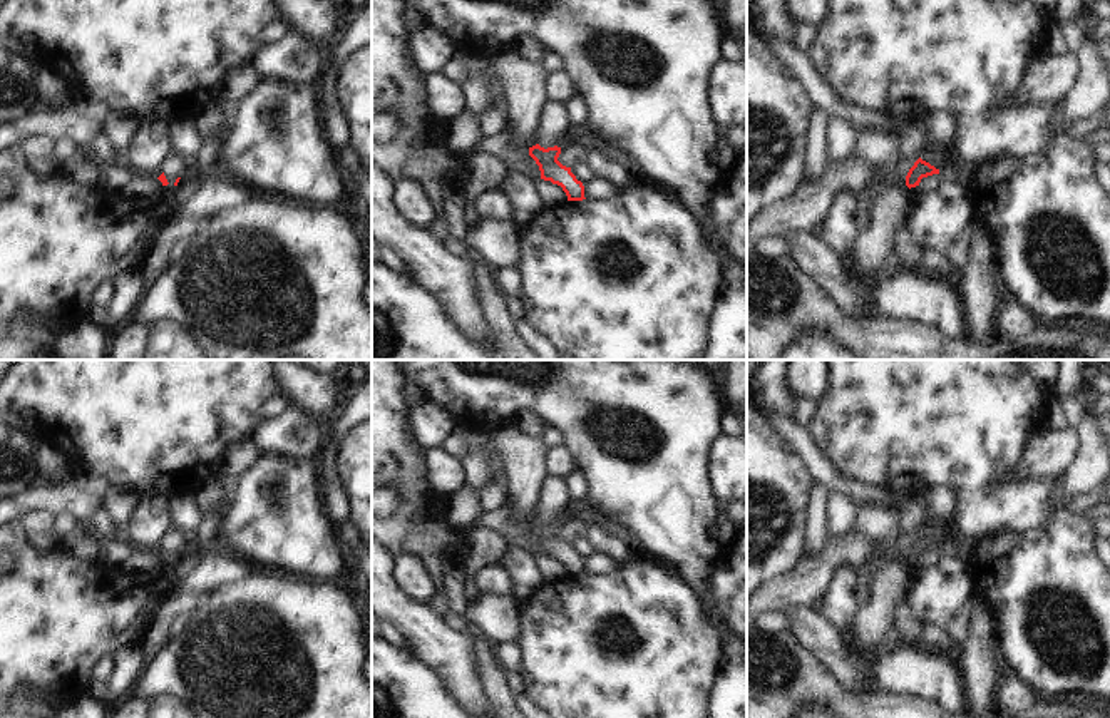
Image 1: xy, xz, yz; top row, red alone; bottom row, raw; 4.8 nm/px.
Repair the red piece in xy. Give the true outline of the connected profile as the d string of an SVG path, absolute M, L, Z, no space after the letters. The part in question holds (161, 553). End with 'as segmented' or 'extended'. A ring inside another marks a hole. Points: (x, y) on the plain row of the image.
M174 527L167 536L164 547L157 554L162 557L162 561L167 559L177 561L182 547L184 547L184 531Z | extended

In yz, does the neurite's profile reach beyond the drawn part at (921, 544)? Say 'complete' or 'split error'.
split error

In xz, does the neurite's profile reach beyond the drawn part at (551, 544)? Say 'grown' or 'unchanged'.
grown

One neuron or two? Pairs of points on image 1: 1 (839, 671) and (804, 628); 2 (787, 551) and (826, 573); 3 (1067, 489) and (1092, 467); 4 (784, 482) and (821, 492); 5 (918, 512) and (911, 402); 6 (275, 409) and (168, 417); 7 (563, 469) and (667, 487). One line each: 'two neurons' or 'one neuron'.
1: one neuron
2: two neurons
3: one neuron
4: two neurons
5: two neurons
6: two neurons
7: two neurons

